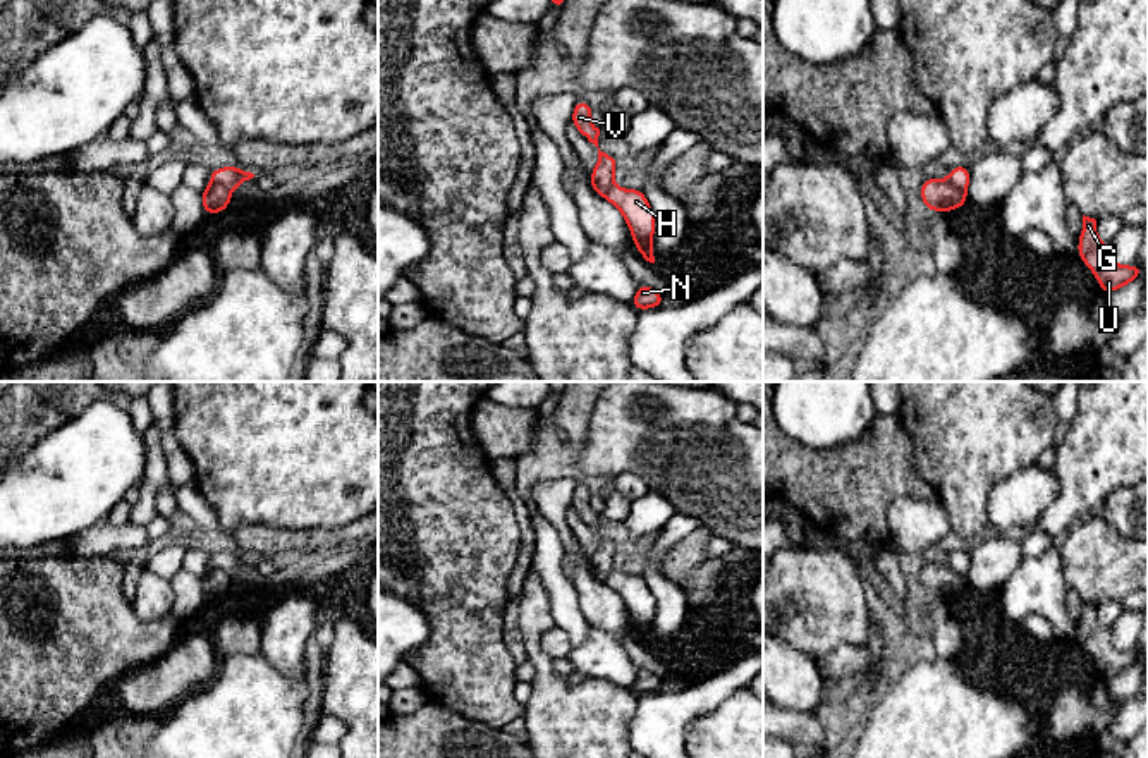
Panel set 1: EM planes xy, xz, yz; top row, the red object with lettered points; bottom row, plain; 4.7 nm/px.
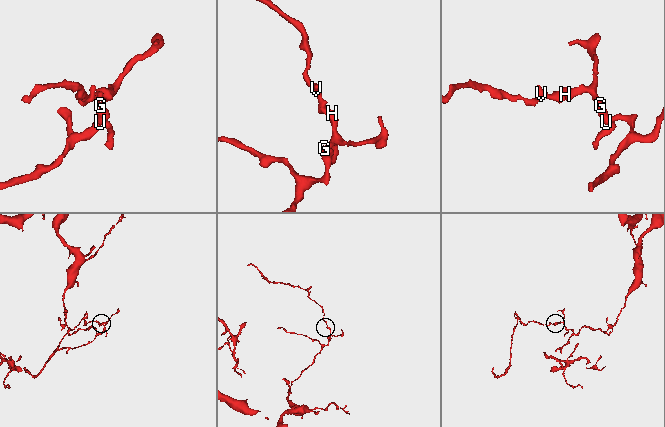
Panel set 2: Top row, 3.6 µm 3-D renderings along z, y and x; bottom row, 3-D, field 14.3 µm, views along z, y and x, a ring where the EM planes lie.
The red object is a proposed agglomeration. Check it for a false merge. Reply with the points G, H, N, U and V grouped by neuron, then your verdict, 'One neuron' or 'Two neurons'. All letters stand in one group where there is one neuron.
Groups: G H N U / V. Two neurons

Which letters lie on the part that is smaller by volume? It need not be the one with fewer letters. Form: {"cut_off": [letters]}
{"cut_off": ["V"]}

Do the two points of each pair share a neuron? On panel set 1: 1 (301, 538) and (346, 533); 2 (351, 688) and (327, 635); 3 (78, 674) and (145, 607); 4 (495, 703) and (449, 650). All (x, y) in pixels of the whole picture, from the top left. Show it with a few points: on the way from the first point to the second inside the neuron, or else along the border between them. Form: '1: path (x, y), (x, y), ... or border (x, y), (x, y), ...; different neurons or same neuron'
1: path (311, 538), (335, 537); same neuron
2: border (335, 626), (335, 636), (325, 650); different neurons
3: border (131, 602), (133, 611), (146, 621), (170, 614); different neurons
4: path (483, 690), (463, 664); same neuron

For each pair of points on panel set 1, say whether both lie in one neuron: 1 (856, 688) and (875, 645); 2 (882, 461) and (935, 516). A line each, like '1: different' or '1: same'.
1: same
2: different

